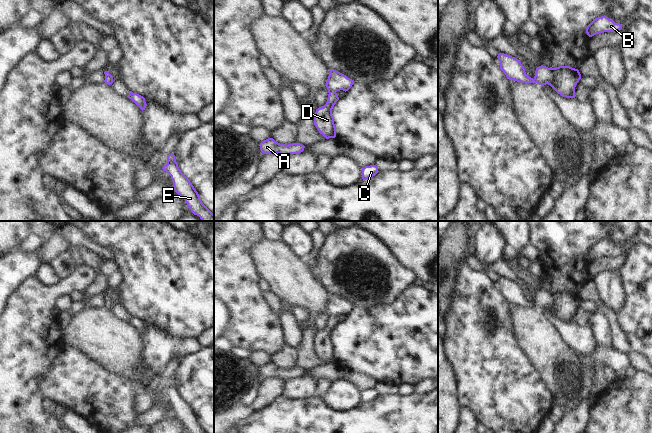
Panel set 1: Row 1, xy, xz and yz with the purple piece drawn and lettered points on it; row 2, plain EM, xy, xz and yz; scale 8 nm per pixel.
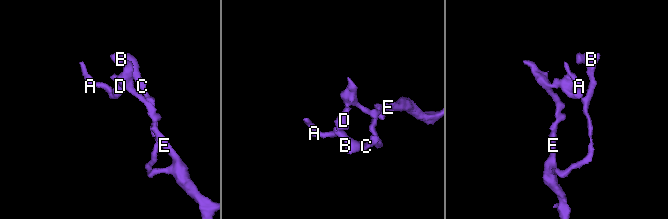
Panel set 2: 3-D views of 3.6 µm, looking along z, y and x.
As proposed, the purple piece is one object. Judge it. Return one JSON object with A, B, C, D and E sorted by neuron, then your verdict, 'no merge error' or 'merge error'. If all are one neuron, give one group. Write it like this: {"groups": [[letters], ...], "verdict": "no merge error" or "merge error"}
{"groups": [["A", "B", "C", "D", "E"]], "verdict": "no merge error"}

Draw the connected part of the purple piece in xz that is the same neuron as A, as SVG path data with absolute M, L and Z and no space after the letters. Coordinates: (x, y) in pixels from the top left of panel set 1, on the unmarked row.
M268 362L260 367L260 374L264 378L280 378L286 381L290 378L299 378L304 375L305 370L300 367L280 368L273 362Z

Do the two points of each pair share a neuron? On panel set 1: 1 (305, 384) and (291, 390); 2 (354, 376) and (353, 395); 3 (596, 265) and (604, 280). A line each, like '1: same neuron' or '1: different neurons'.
1: same neuron
2: different neurons
3: different neurons

